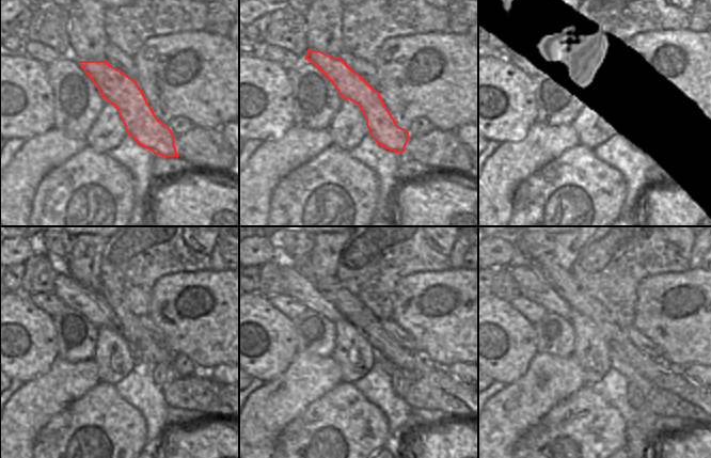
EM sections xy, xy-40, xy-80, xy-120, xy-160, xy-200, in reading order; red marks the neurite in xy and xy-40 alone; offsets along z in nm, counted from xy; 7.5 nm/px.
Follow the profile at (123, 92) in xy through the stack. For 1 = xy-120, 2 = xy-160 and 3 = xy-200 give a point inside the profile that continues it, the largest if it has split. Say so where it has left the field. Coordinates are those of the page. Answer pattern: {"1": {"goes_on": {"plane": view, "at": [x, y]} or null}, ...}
{"1": {"goes_on": {"plane": "xy-120", "at": [73, 295]}}, "2": {"goes_on": {"plane": "xy-160", "at": [296, 285]}}, "3": {"goes_on": {"plane": "xy-200", "at": [531, 284]}}}

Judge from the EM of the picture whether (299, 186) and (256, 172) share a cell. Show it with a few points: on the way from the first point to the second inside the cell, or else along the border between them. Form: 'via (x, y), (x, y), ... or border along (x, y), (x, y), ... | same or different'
border along (301, 166), (289, 171), (279, 182), (270, 203) | different

